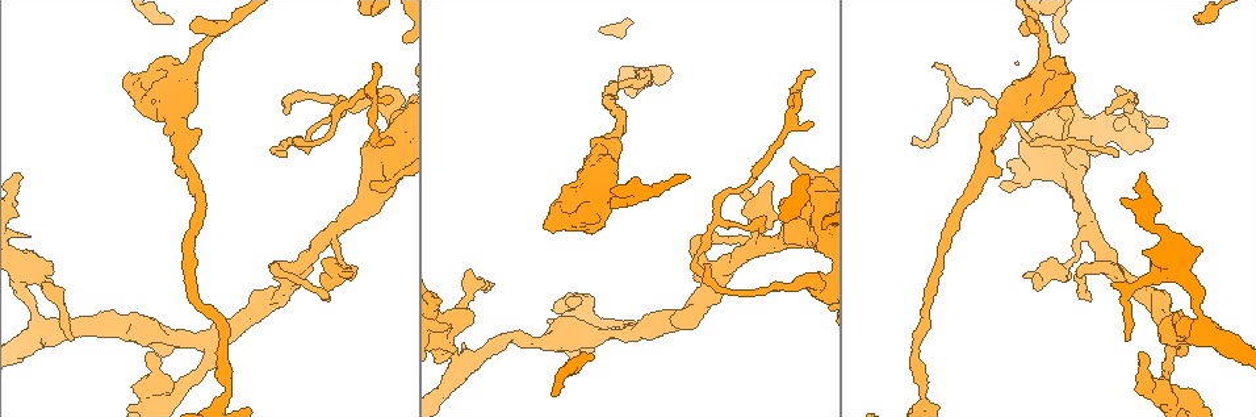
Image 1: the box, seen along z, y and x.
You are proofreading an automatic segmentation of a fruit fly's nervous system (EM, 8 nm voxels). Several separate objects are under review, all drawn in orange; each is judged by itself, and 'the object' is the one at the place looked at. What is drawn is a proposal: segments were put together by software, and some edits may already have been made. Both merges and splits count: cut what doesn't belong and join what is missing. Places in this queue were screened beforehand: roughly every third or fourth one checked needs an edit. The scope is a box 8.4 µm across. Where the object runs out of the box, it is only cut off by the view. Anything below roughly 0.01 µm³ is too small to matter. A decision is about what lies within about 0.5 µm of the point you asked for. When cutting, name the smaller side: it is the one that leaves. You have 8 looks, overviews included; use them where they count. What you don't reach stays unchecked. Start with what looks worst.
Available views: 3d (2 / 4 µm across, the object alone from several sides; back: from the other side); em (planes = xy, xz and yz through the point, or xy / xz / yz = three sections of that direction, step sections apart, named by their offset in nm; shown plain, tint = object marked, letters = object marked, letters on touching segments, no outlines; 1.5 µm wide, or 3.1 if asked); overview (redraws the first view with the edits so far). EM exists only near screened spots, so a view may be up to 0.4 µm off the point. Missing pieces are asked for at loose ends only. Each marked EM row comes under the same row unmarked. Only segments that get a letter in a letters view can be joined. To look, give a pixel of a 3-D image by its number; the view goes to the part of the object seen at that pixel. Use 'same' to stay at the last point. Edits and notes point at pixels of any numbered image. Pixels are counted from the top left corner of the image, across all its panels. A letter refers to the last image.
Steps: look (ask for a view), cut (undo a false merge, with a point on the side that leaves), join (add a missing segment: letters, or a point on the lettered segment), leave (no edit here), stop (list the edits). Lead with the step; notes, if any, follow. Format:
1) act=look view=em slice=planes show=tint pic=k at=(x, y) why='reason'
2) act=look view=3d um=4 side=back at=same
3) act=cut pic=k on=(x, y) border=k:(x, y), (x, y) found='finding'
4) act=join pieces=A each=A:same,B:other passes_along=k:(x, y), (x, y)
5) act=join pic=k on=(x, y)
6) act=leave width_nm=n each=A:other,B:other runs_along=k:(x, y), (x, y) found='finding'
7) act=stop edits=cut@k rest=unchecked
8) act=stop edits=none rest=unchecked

act=look view=em slice=xy step=8 show=tint pic=1 at=(1063, 86) why='abrupt turn'

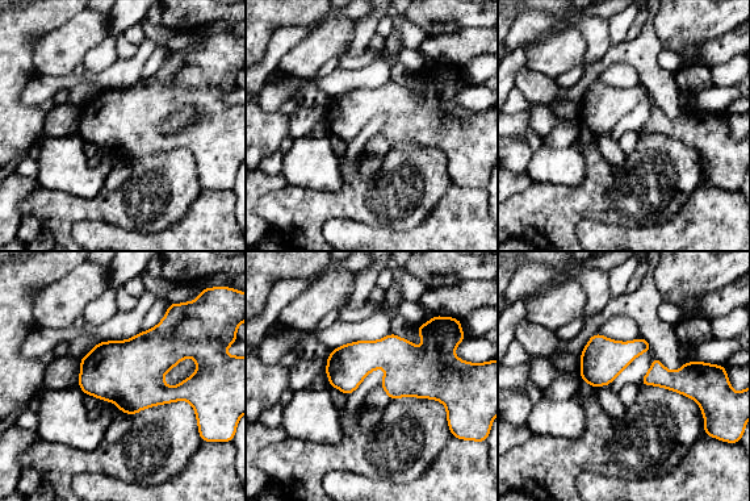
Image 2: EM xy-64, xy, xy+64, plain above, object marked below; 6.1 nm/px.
act=look view=em slice=planes show=letters at=same

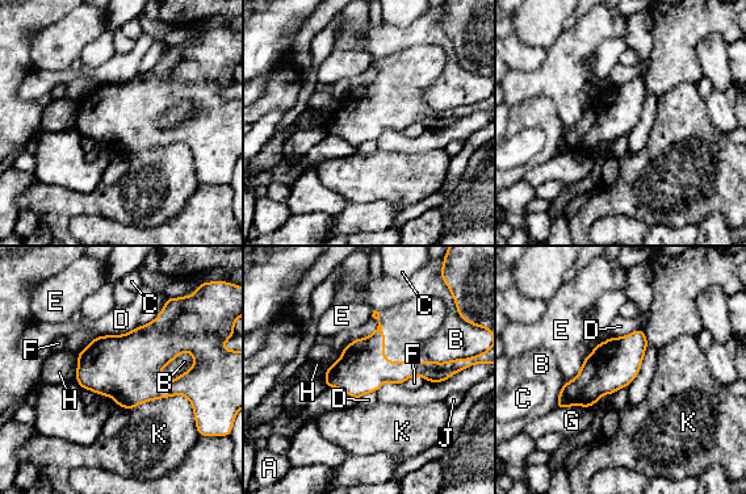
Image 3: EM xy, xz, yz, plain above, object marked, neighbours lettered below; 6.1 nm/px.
act=leave width_nm=300 each=A:other,B:other,C:other,D:other,E:other,F:other,G:other,H:other,J:other,K:other border=3:(138, 326), (122, 334), (95, 338) found='one neuron here'

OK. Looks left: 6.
act=look view=3d um=2 pic=1 at=(795, 96)

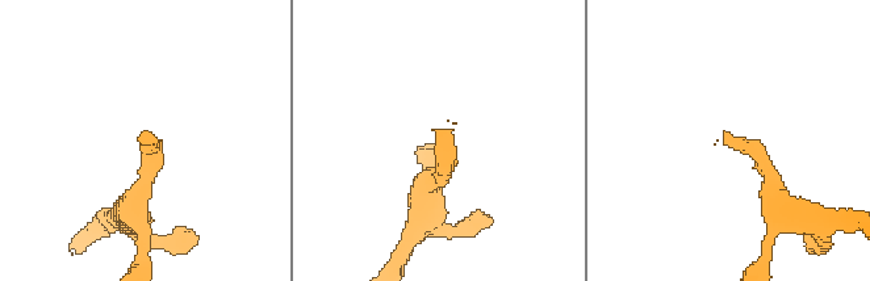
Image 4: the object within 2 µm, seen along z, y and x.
act=look view=em slice=planes show=letters pic=4 at=(442, 130)

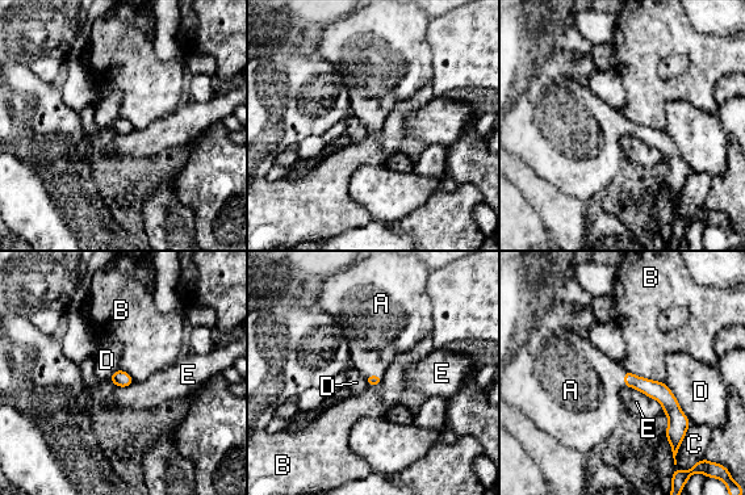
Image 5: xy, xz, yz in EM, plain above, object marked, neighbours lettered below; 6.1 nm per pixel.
act=join pieces=A each=A:same,B:other,C:other,D:other,E:other found='the neuron continues'

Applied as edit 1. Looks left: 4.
act=look view=overview why='see it whole again'

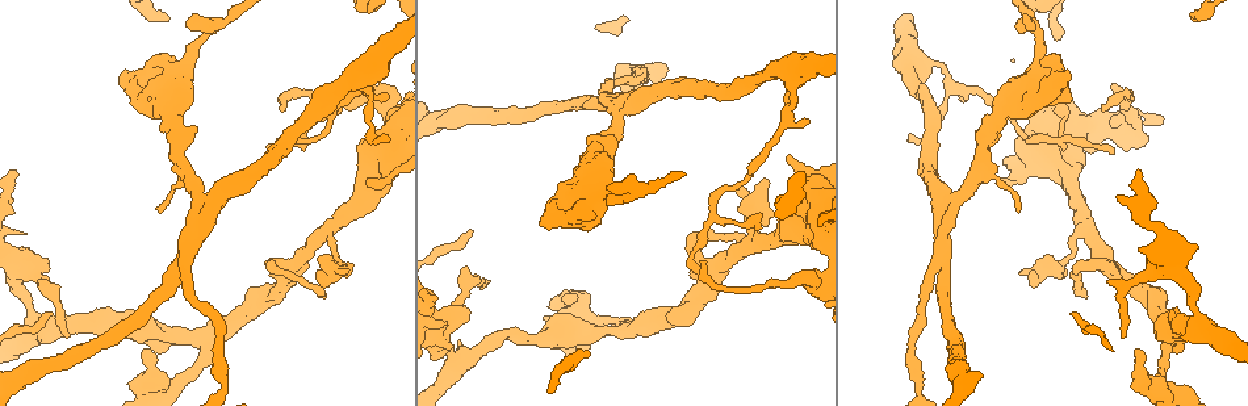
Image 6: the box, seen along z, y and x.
act=look view=em slice=xy step=4 show=letters pic=6 at=(700, 260) why='an open end'

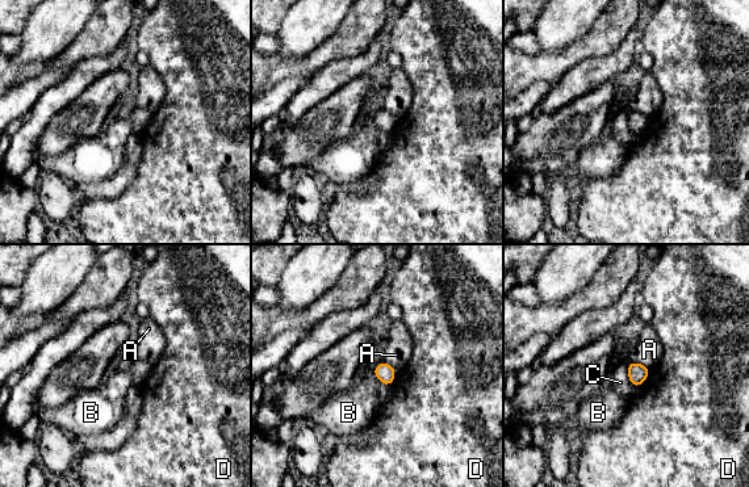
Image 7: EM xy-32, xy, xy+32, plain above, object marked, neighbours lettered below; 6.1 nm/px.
act=look view=em slice=planes show=letters at=same why='another direction'

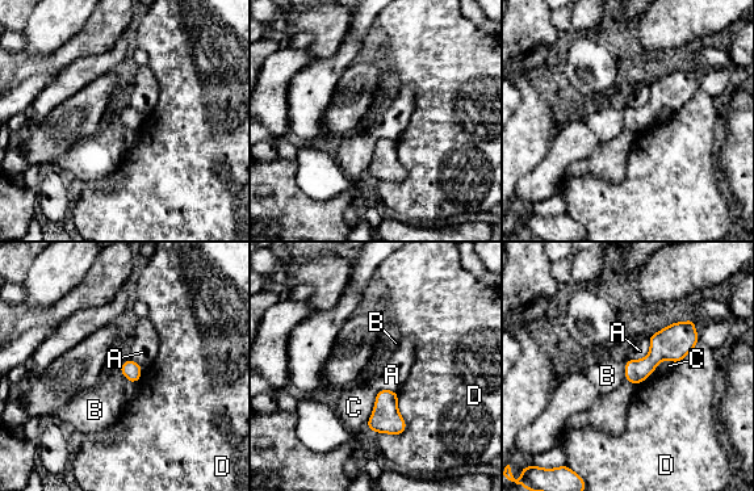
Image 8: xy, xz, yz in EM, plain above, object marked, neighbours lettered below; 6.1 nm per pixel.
act=leave each=A:other,B:other,C:other,D:other border=8:(624, 362), (624, 378), (627, 381) found='no lettered segment goes on from it'

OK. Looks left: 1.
act=stop edits=join@5 rest=unchecked

